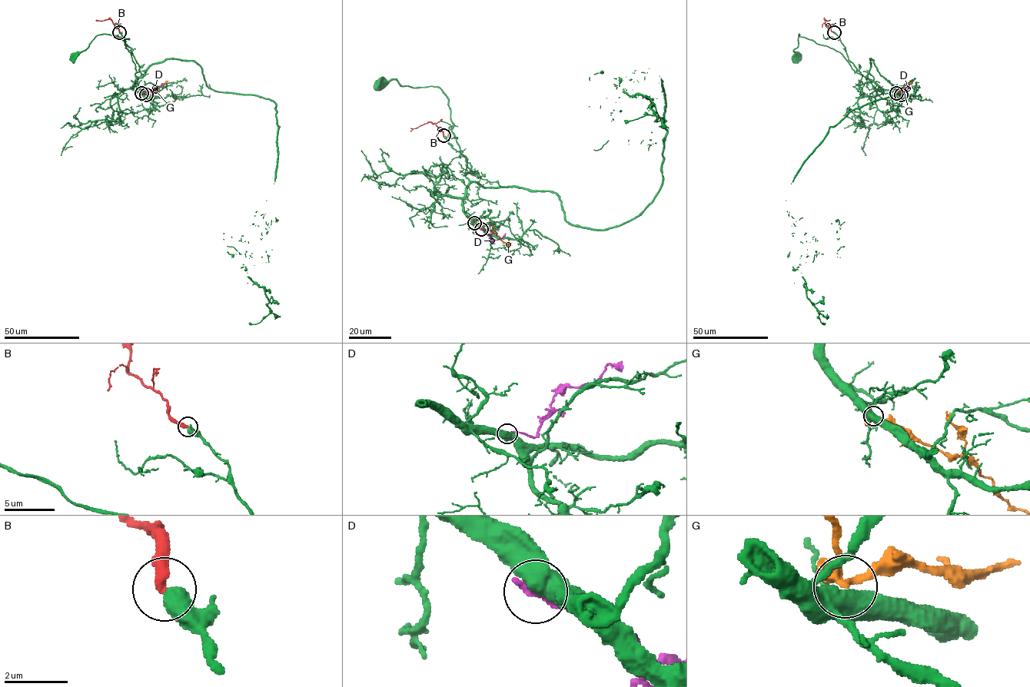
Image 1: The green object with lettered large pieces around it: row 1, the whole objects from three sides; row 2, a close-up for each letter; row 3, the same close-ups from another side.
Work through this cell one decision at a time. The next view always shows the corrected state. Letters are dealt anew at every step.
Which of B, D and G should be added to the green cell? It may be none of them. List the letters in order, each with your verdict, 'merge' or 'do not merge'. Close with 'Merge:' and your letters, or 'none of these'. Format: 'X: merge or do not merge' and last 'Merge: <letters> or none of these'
B: merge
D: do not merge
G: do not merge
Merge: B

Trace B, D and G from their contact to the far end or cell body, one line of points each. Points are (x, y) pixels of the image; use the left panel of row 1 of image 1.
B: (119, 32), (110, 19), (95, 20)
D: (146, 94), (151, 94), (155, 87), (164, 84)
G: (141, 93), (155, 91), (167, 81)

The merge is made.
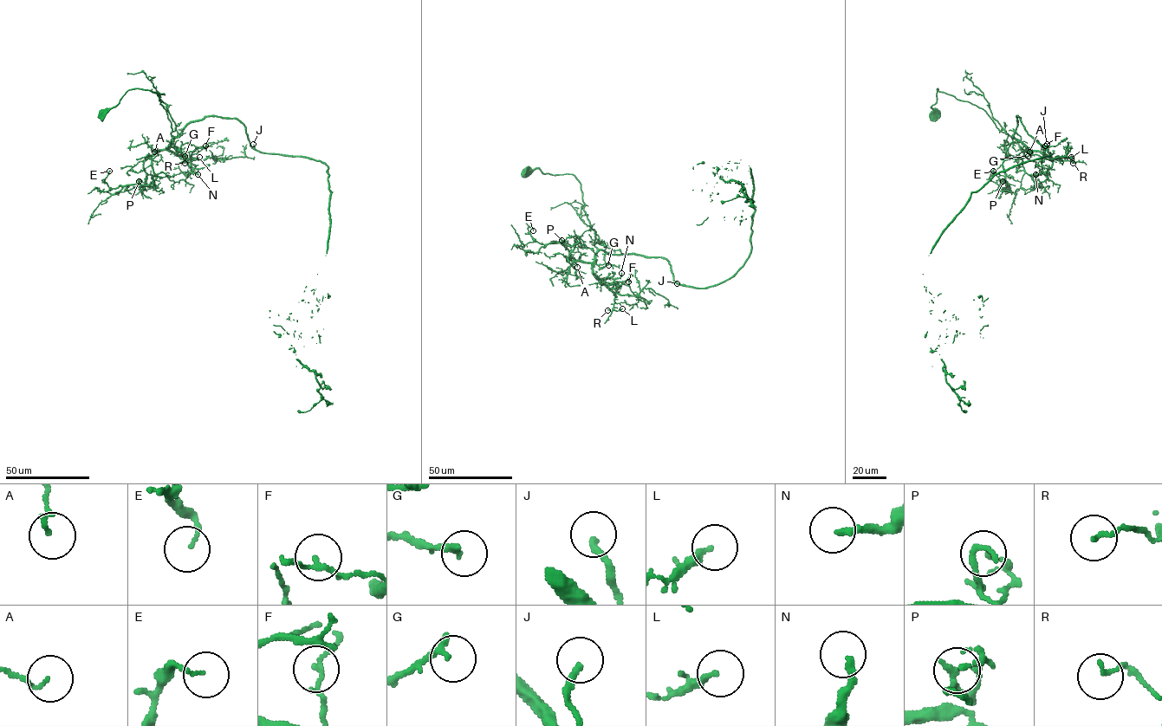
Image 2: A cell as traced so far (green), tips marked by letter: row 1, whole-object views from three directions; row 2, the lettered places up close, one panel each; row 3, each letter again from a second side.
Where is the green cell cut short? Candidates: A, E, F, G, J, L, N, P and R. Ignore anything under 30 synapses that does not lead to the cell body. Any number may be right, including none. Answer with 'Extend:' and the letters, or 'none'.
Extend: J, N

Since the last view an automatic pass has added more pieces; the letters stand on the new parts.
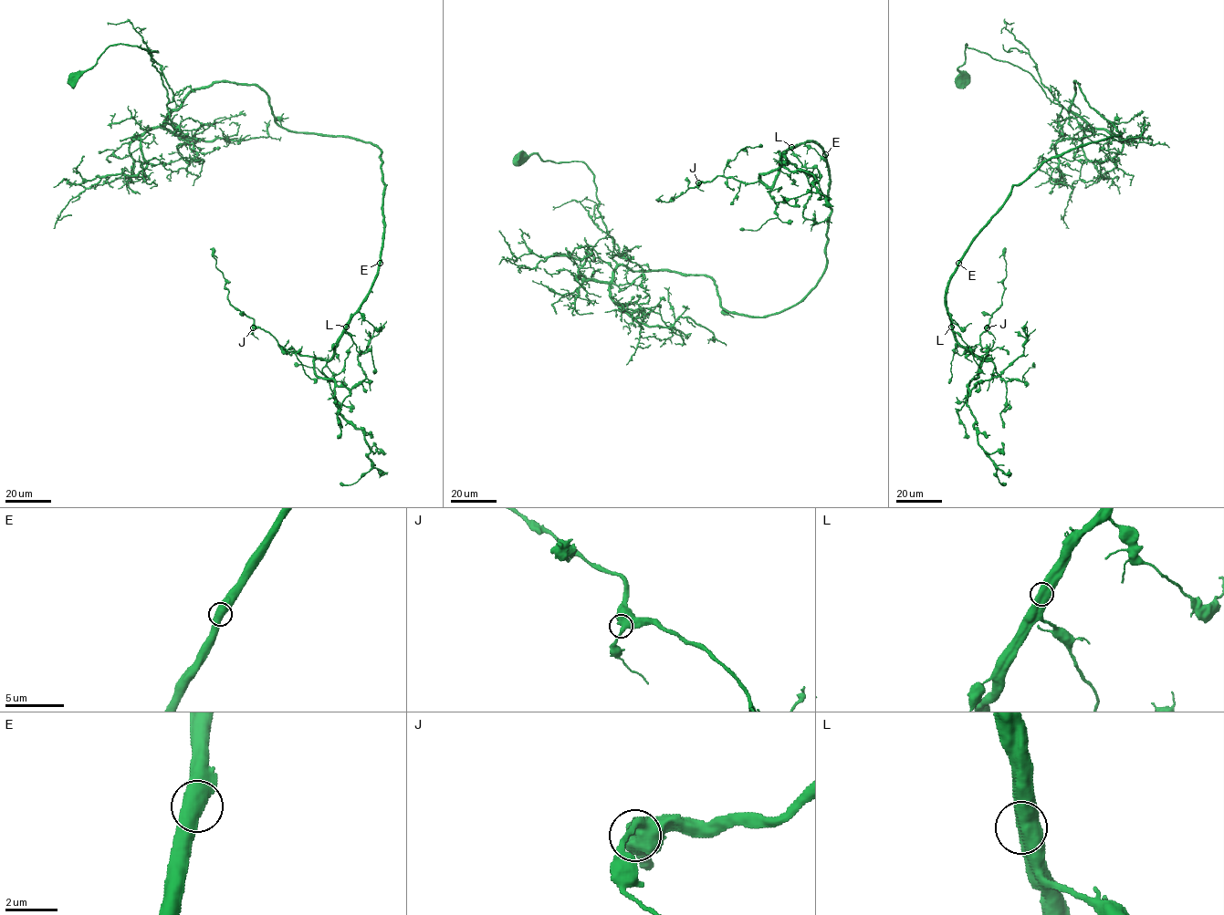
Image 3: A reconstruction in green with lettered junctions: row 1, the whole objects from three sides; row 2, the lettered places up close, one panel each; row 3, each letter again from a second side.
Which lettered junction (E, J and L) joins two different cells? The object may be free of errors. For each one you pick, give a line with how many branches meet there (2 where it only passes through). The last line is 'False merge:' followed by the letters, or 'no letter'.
False merge: no letter

